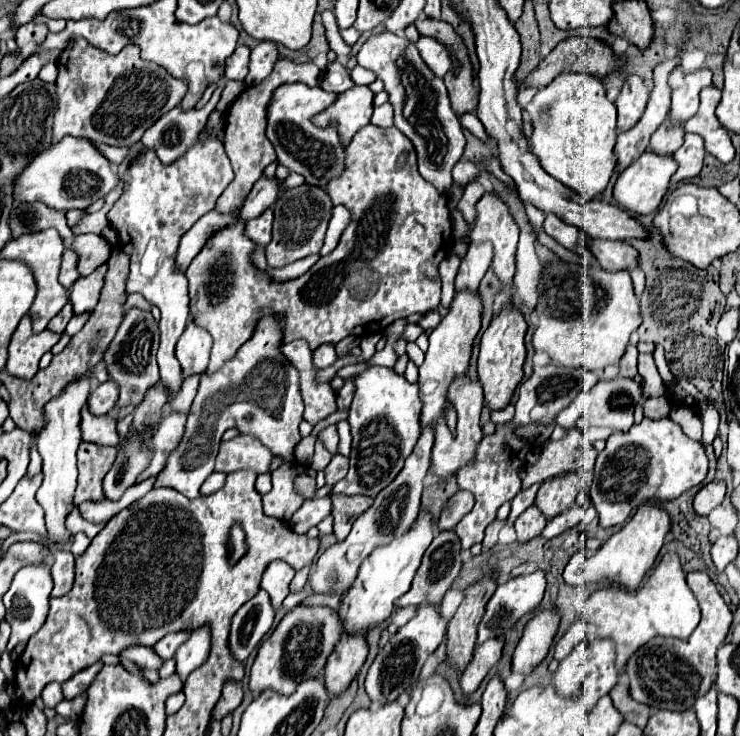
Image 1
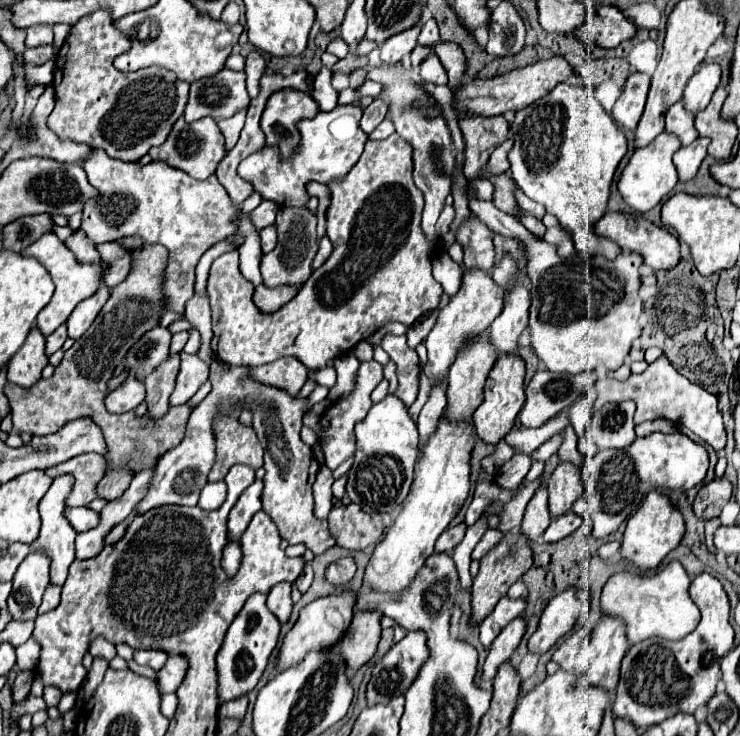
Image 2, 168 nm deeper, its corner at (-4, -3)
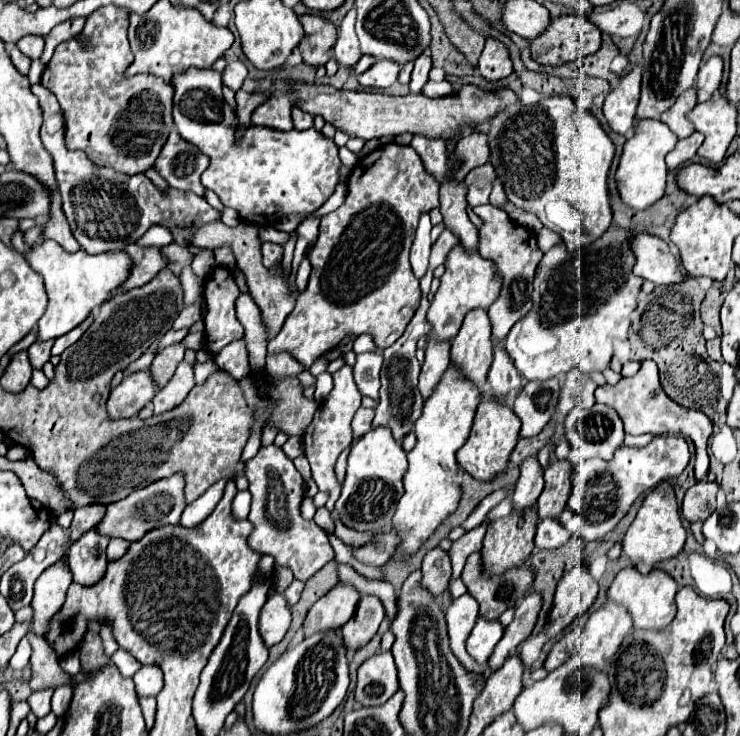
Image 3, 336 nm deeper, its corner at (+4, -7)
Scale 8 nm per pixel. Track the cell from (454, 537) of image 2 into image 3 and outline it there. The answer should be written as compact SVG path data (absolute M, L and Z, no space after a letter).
M441 548L429 550L423 558L421 572L423 572L421 586L427 588L431 596L439 598L447 590L447 584L451 580L451 562L449 562L447 552Z

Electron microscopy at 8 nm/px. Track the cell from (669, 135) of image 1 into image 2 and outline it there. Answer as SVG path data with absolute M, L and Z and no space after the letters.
M675 102L665 114L665 132L681 140L683 146L691 144L699 134L693 126L693 114L687 114L683 102Z

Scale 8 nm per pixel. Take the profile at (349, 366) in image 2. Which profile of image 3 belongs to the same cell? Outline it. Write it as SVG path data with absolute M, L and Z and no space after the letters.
M321 372L321 374L317 376L315 400L321 404L321 402L327 398L327 394L331 392L331 388L333 388L333 378L331 378L331 374L329 374L329 372Z

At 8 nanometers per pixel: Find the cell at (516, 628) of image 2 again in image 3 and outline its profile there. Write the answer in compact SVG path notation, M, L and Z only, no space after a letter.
M539 592L527 594L525 600L517 606L513 622L505 630L499 646L495 648L495 654L491 654L491 662L489 662L491 670L501 668L503 662L505 662L505 658L509 654L513 654L517 650L517 646L531 634L531 630L533 630L533 626L537 622L541 606L543 606L543 596Z

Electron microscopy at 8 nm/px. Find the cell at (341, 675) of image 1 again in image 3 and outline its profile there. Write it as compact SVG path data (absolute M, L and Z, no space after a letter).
M371 594L361 596L355 614L341 628L349 654L353 654L361 646L365 646L375 636L383 618L385 618L385 610L383 610L381 600L377 596L371 596Z

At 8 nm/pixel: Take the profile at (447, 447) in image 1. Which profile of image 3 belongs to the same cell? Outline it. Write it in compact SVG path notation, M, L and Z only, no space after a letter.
M471 310L451 344L451 364L455 364L479 388L485 384L491 366L491 320L487 310Z

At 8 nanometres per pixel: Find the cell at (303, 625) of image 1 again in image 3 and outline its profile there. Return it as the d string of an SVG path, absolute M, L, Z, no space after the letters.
M339 582L311 606L303 624L305 634L315 634L319 630L333 630L333 628L339 630L353 616L359 598L361 596L355 590L355 586Z

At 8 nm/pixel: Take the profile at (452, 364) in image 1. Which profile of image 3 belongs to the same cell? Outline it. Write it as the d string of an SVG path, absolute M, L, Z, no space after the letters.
M461 244L453 246L445 260L445 274L441 276L441 286L427 310L427 320L433 326L433 338L451 340L457 336L465 314L473 308L489 308L499 296L499 272L493 262L483 258L477 250L465 250Z

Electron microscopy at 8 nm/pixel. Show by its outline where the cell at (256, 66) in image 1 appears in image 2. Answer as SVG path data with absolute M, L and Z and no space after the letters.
M253 50L247 58L245 58L245 74L247 74L247 92L251 98L255 98L255 94L259 94L259 80L265 72L265 58L261 52Z

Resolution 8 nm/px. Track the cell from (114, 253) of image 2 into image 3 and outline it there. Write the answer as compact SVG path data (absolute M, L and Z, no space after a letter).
M129 244L125 252L135 262L135 270L131 272L131 278L123 284L125 292L151 282L167 266L167 258L161 254L159 248L141 248L137 244Z

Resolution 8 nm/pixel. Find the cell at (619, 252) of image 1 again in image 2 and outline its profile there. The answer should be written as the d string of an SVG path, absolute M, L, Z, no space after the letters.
M567 82L557 84L545 98L517 112L509 136L515 138L509 162L517 186L531 200L543 204L549 214L557 216L559 224L573 236L579 252L617 258L621 248L615 242L595 236L581 224L583 220L595 224L605 214L613 174L627 154L627 138L597 102L595 90Z

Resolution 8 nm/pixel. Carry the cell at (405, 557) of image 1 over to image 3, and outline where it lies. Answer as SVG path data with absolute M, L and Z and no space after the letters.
M449 366L445 370L433 394L425 400L423 414L415 424L417 444L407 454L409 470L403 480L405 494L399 500L393 516L393 526L401 536L401 544L397 546L399 556L415 554L421 548L421 544L433 534L433 530L451 512L455 512L461 498L459 484L451 482L455 468L459 468L455 460L455 452L467 440L479 402L481 402L481 390L471 380L467 380L455 366Z

